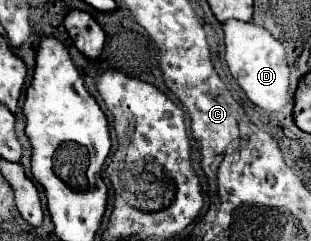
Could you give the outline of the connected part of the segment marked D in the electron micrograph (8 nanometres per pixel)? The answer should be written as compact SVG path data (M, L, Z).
M227 20L223 24L223 32L225 32L225 60L237 84L243 88L243 92L255 106L269 112L279 112L281 106L287 104L287 88L289 88L289 66L281 42L277 42L265 28L253 22Z

